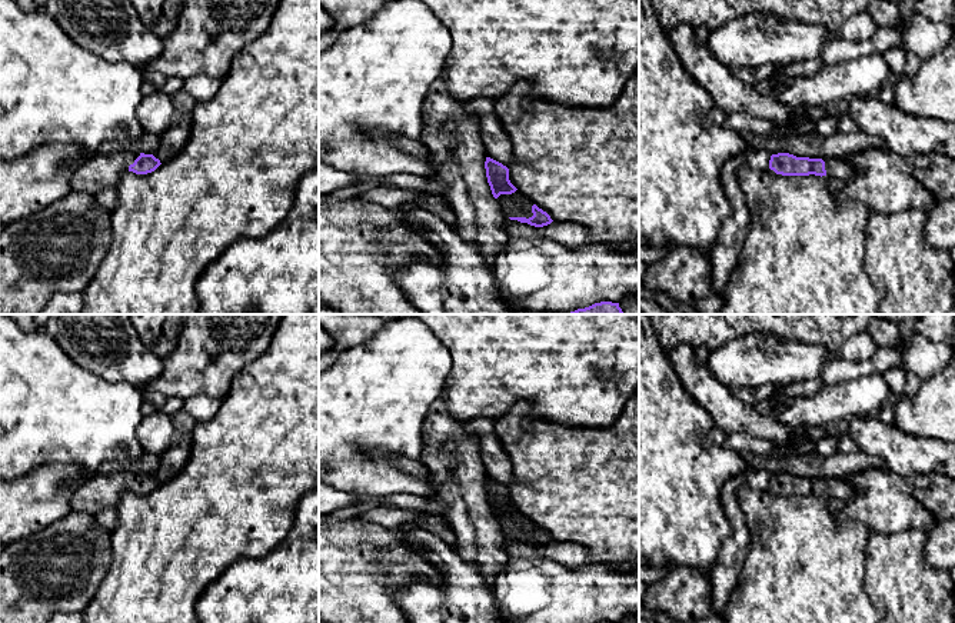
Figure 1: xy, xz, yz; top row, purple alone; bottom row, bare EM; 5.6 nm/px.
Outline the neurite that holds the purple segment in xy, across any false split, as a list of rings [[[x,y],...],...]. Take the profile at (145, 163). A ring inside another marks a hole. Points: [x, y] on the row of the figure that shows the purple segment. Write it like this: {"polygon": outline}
{"polygon": [[[130,150],[109,154],[96,153],[71,171],[71,190],[96,196],[104,189],[116,189],[122,174],[126,171],[147,174],[154,171],[160,164],[160,160],[153,154]]]}

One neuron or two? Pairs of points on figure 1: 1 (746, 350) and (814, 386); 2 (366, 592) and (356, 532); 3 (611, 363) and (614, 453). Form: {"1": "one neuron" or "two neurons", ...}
{"1": "two neurons", "2": "one neuron", "3": "two neurons"}

